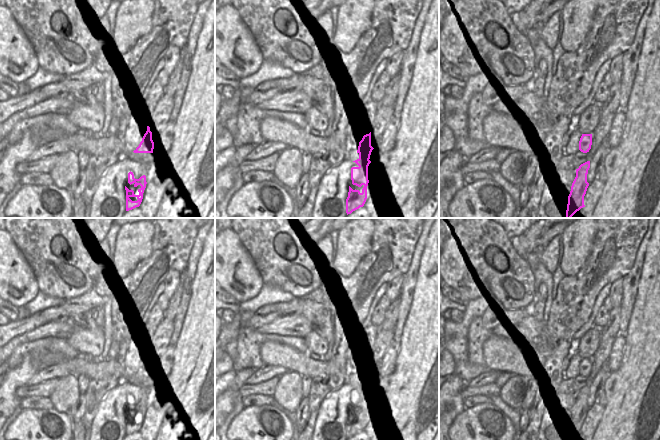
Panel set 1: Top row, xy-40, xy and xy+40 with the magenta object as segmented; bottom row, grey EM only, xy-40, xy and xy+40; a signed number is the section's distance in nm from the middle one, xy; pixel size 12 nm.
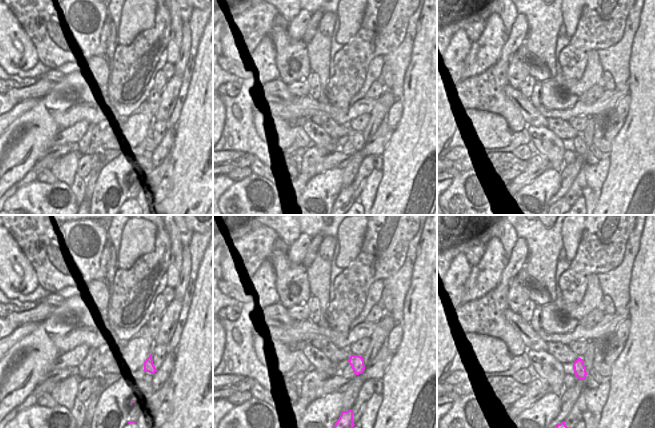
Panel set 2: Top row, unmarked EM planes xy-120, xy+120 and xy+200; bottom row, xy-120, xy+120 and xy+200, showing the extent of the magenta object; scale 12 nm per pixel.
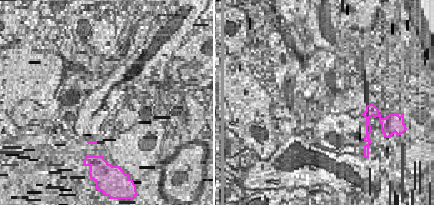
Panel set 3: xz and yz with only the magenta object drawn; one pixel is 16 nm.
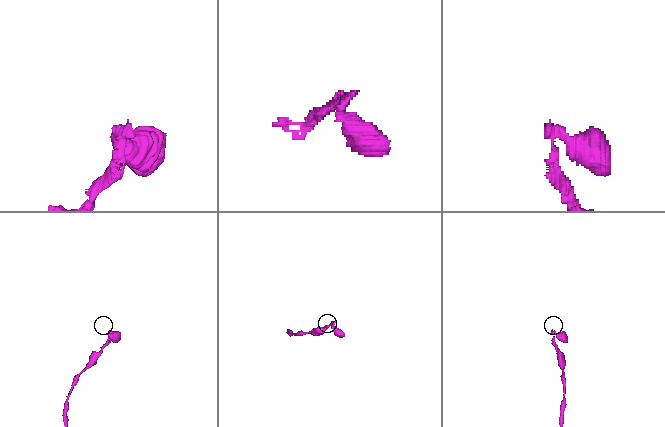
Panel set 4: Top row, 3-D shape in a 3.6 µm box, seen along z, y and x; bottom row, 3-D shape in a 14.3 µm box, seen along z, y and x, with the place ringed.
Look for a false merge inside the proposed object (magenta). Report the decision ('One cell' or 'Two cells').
Two cells.

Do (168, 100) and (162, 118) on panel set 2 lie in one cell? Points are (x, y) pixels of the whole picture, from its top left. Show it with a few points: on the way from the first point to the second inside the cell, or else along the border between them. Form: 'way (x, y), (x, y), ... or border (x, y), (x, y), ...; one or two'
way (167, 104), (163, 114); one

